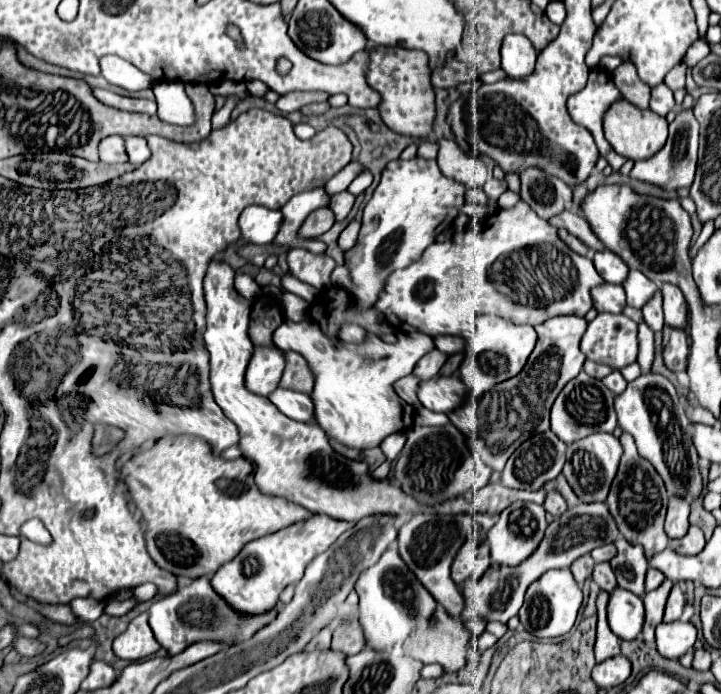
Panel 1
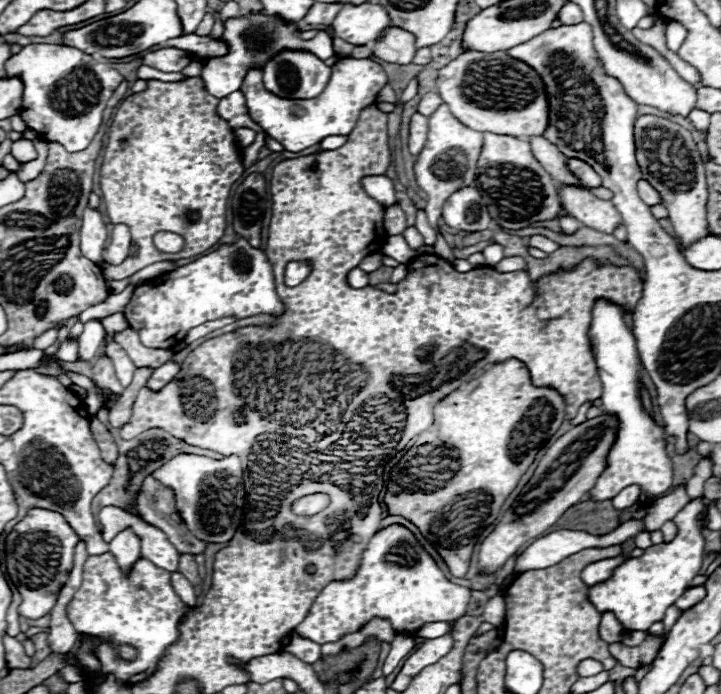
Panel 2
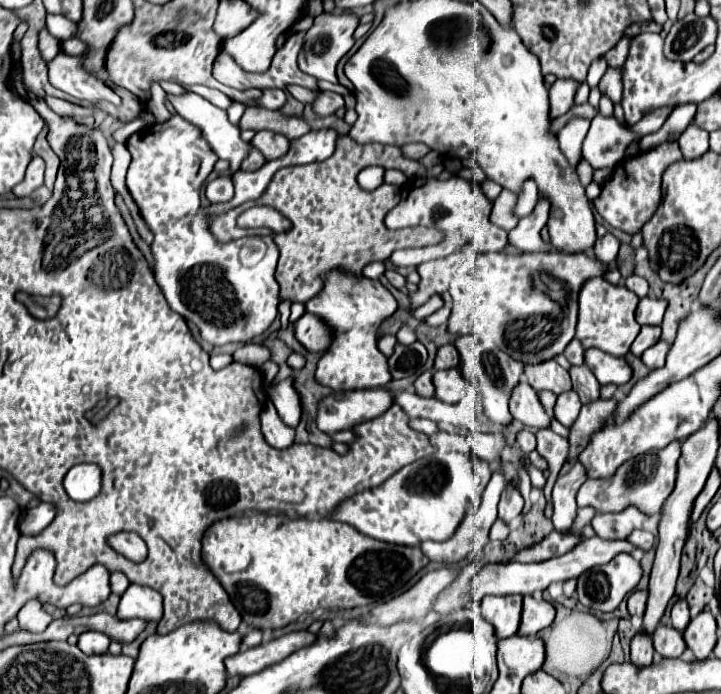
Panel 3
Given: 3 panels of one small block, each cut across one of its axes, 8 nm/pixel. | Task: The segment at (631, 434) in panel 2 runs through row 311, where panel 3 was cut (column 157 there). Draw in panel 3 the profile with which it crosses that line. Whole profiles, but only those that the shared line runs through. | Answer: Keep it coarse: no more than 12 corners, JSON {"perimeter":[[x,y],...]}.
{"perimeter":[[130,584],[120,598],[122,620],[158,622],[162,596],[152,588]]}

